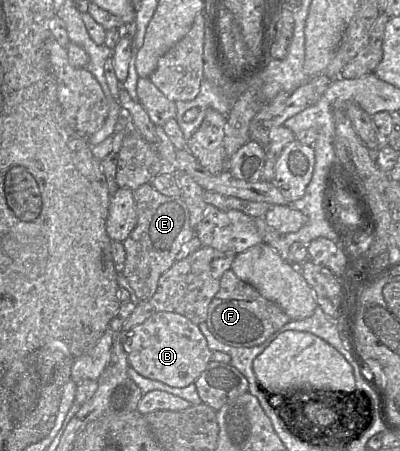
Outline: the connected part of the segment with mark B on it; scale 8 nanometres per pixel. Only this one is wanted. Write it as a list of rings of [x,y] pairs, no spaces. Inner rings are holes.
[[[159,312],[134,326],[123,341],[129,365],[140,375],[171,387],[194,384],[212,359],[206,338],[186,317],[173,312]]]

